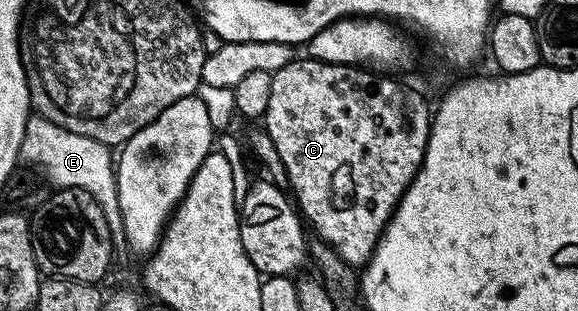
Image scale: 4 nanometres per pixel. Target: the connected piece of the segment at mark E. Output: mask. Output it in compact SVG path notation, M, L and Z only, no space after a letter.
M33 114L26 122L25 136L22 138L19 149L19 159L22 163L29 162L41 166L56 189L77 187L89 192L105 212L112 251L117 254L128 251L124 222L121 220L120 204L117 200L115 158L110 147L93 140L92 137L69 132L68 129L53 124L48 118Z

